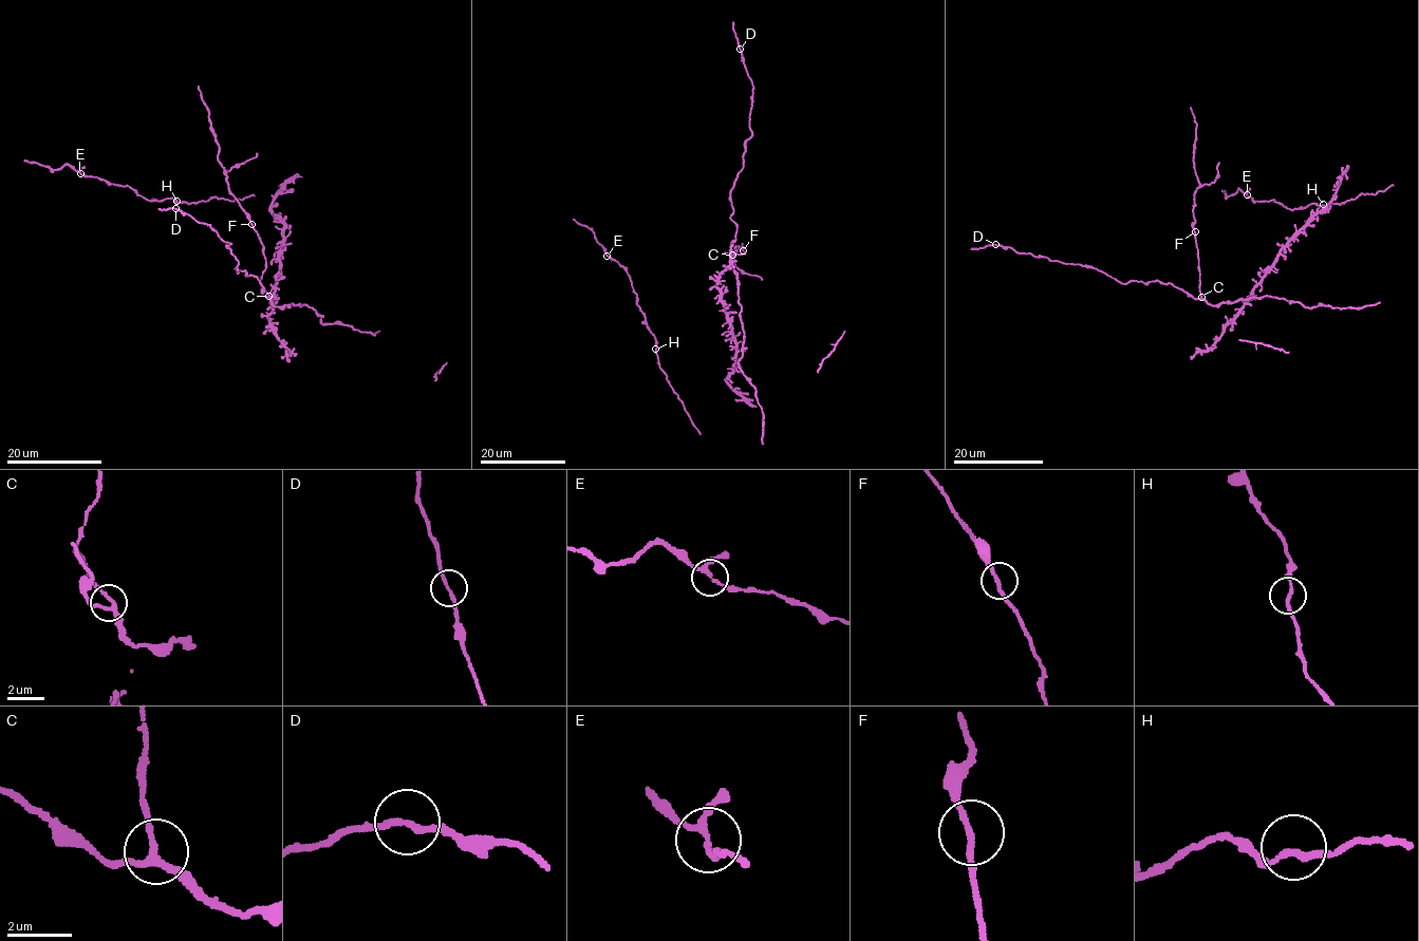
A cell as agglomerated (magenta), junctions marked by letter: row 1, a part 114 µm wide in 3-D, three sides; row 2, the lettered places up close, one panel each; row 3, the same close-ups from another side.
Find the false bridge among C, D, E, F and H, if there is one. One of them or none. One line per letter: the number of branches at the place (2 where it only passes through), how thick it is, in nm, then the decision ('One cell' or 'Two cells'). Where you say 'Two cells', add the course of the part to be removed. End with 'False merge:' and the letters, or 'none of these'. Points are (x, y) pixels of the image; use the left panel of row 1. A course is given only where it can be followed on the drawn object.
C: Branches: 3. Thickness 190 nm. One cell
D: Branches: 2. Thickness 180 nm. One cell
E: Branches: 3. Thickness 160 nm. One cell
F: Branches: 2. Thickness 190 nm. One cell
H: Branches: 2. Thickness 180 nm. One cell
False merge: none of these

